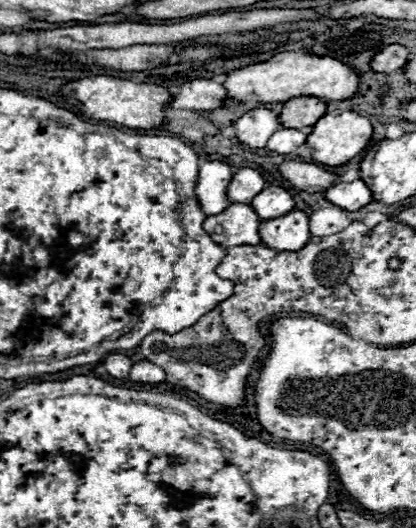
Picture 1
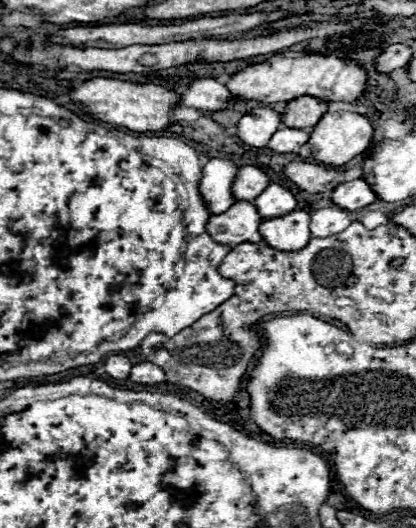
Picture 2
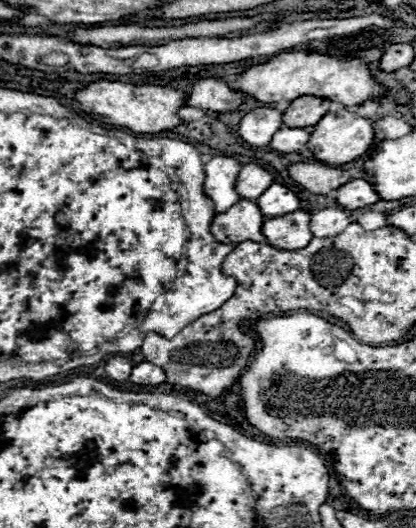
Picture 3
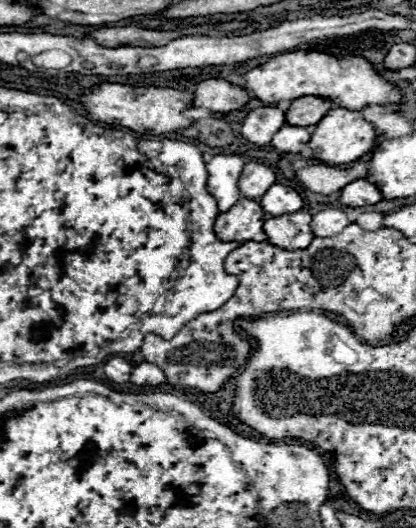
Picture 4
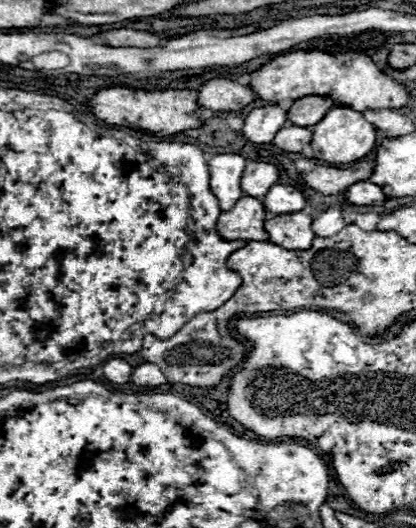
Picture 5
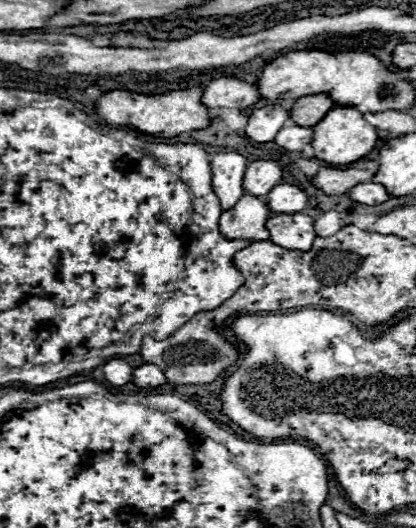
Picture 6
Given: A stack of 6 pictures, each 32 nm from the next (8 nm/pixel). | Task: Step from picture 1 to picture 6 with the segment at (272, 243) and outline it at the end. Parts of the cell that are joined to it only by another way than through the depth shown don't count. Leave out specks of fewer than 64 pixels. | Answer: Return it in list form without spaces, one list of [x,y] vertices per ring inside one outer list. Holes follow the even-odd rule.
[[[276,214],[266,220],[266,228],[270,230],[270,242],[286,248],[286,250],[310,250],[316,238],[312,228],[314,218],[306,214]]]

